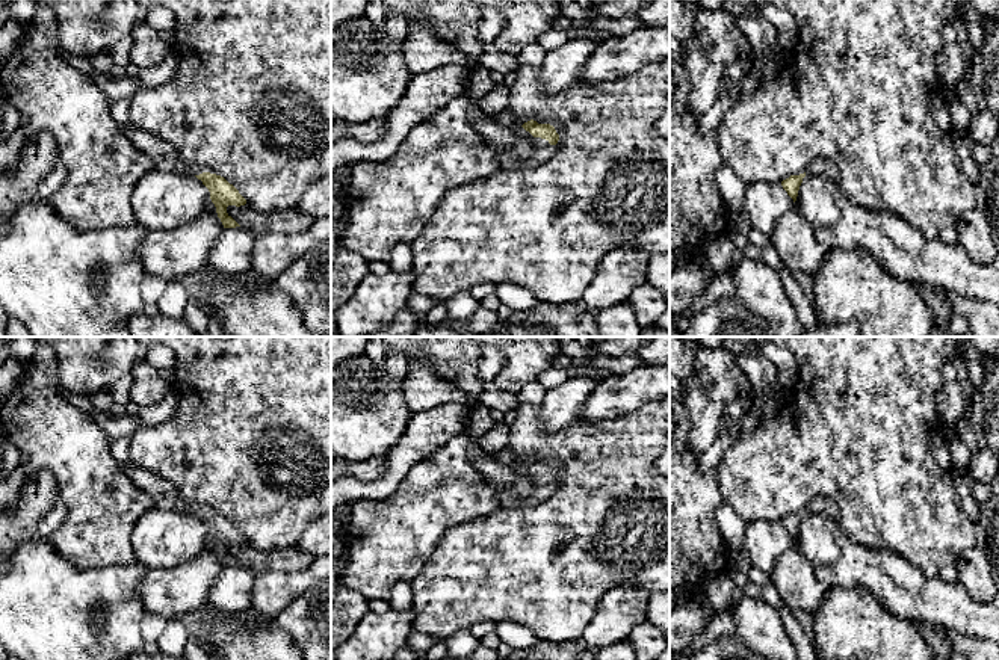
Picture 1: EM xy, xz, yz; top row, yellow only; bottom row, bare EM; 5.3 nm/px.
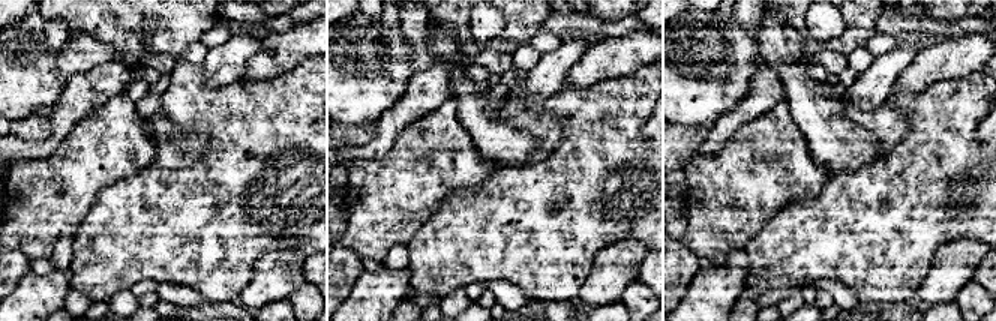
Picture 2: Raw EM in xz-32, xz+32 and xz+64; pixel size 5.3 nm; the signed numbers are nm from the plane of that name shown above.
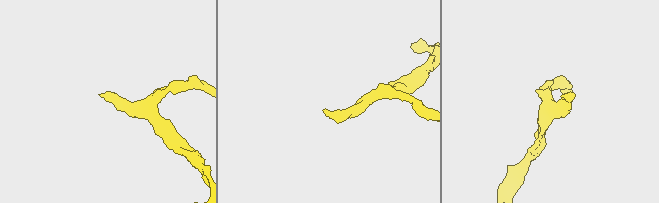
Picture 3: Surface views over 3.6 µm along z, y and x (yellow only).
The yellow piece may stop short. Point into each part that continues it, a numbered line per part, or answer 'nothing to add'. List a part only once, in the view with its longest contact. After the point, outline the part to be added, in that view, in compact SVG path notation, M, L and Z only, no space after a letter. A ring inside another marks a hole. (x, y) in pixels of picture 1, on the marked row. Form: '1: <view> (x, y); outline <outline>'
1: xz (543, 150); outline M534 137L534 153L529 159L514 159L508 154L499 157L500 171L534 169L547 162L555 153L553 145L541 137Z

